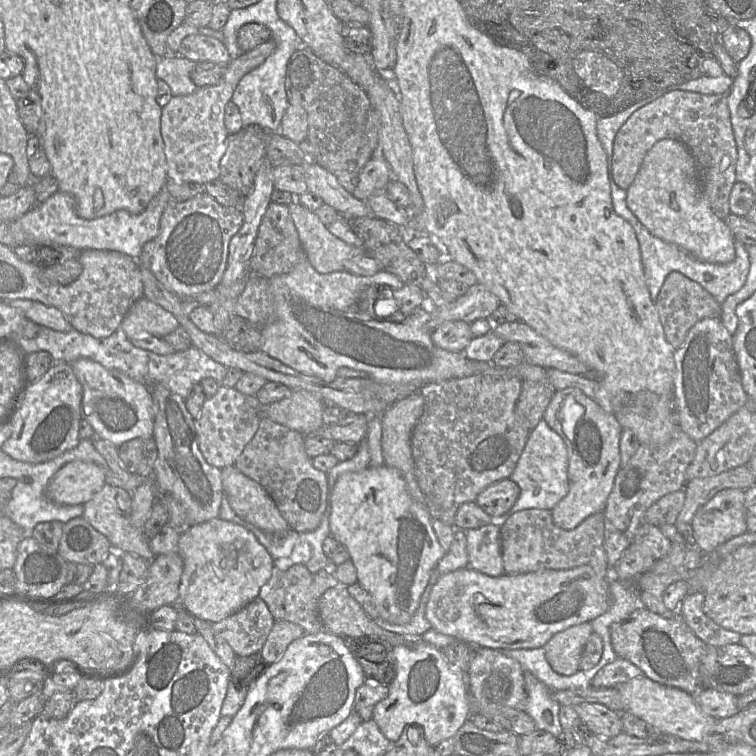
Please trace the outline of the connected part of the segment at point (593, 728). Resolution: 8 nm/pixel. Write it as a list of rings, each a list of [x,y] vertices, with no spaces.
[[[582,703],[573,707],[592,735],[612,738],[623,732],[621,714],[605,705]]]

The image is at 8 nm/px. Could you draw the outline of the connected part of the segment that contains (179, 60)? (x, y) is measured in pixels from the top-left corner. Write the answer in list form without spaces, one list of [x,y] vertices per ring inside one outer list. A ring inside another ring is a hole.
[[[167,54],[157,59],[157,80],[165,81],[173,96],[190,95],[198,89],[190,78],[190,73],[196,64],[197,62],[178,54]]]

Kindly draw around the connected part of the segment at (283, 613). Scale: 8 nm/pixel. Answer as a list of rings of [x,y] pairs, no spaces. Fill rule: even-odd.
[[[304,564],[292,565],[285,571],[273,566],[270,579],[261,587],[259,597],[268,605],[275,620],[286,620],[302,627],[305,634],[325,631],[319,618],[318,600],[313,597],[312,577]]]

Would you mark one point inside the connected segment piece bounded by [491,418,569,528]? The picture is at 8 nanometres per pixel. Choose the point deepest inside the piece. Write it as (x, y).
(541, 473)

